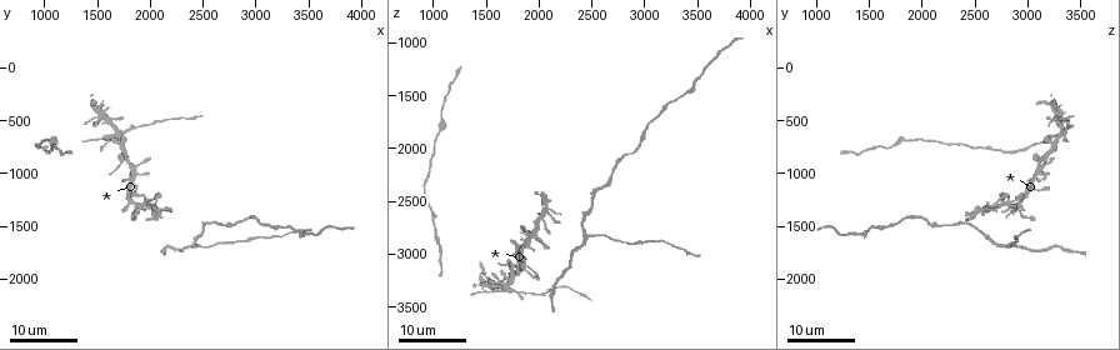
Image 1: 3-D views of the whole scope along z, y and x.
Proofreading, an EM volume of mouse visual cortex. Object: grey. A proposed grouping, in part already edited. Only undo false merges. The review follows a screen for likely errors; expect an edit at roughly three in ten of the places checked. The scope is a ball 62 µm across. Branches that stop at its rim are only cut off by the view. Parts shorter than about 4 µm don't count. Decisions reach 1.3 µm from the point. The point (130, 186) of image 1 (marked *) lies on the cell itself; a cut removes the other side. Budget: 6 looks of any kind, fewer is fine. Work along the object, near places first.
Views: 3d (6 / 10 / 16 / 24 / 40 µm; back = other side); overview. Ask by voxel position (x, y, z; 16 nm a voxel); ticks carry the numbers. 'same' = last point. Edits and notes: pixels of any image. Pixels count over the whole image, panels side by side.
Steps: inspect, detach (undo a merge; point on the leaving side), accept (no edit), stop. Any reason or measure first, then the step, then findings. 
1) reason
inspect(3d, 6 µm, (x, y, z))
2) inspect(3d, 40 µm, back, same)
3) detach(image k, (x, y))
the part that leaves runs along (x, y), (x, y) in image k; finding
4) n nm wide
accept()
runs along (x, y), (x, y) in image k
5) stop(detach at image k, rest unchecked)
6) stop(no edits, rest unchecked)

four or more arms meet
inspect(3d, 16 µm, (1880, 1300, 2920))

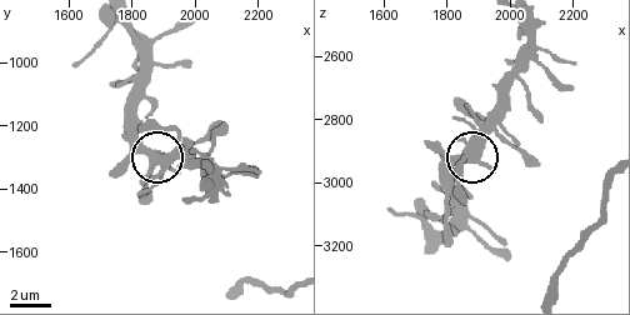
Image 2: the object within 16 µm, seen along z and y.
inspect(3d, 10 µm, (1870, 1310, 2900))

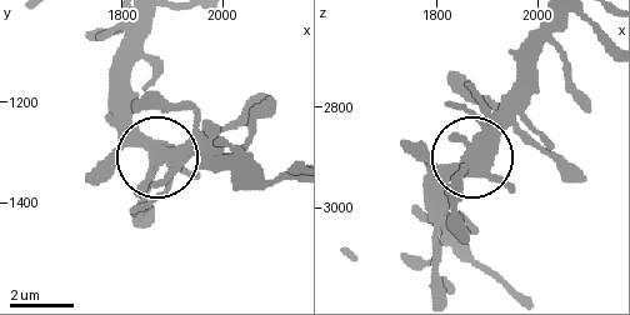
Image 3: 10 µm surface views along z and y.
450 nm wide
accept()
one cell here

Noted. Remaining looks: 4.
arms part here
inspect(3d, 16 µm, (2460, 1680, 2840))

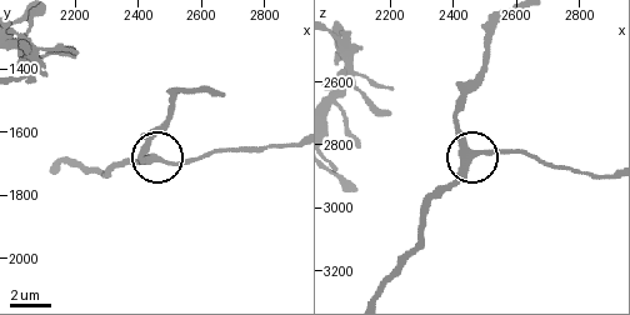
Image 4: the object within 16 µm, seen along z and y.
inspect(3d, 10 µm, (2470, 1680, 2830))

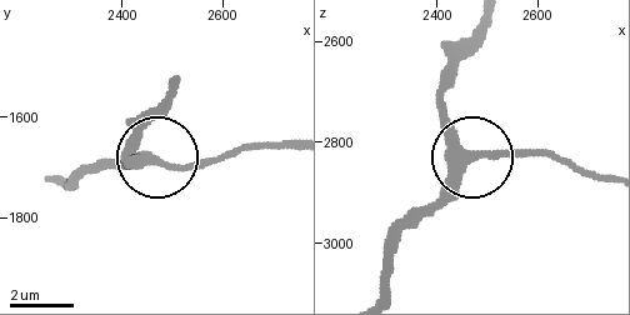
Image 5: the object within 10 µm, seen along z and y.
340 nm wide
accept()
all the same cell

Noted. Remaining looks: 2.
calibre changes
inspect(3d, 16 µm, (1100, 740, 1600))

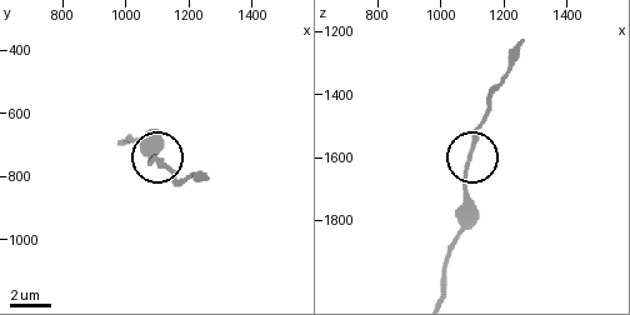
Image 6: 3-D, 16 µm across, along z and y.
inspect(3d, 10 µm, (1080, 750, 1610))

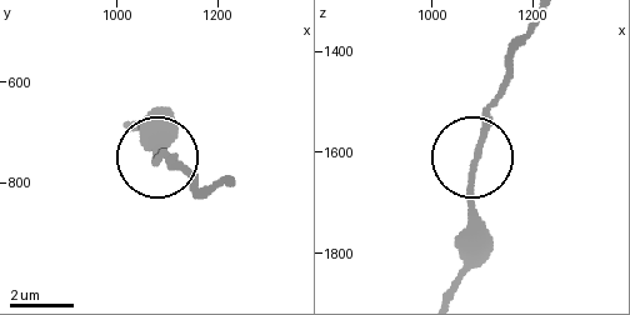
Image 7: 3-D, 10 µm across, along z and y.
accept()
runs along (449, 293), (470, 219), (470, 171), (503, 78) in image 7; continuous, no second cell

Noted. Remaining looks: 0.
stop(no edits, rest unchecked)

